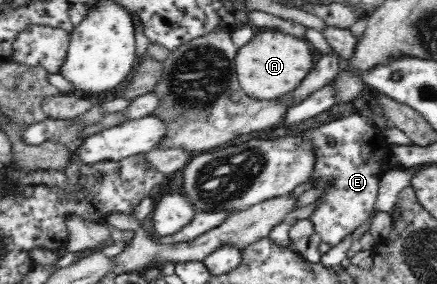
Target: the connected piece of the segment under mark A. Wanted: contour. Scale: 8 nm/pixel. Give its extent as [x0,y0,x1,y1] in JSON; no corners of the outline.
[235,30,314,101]

